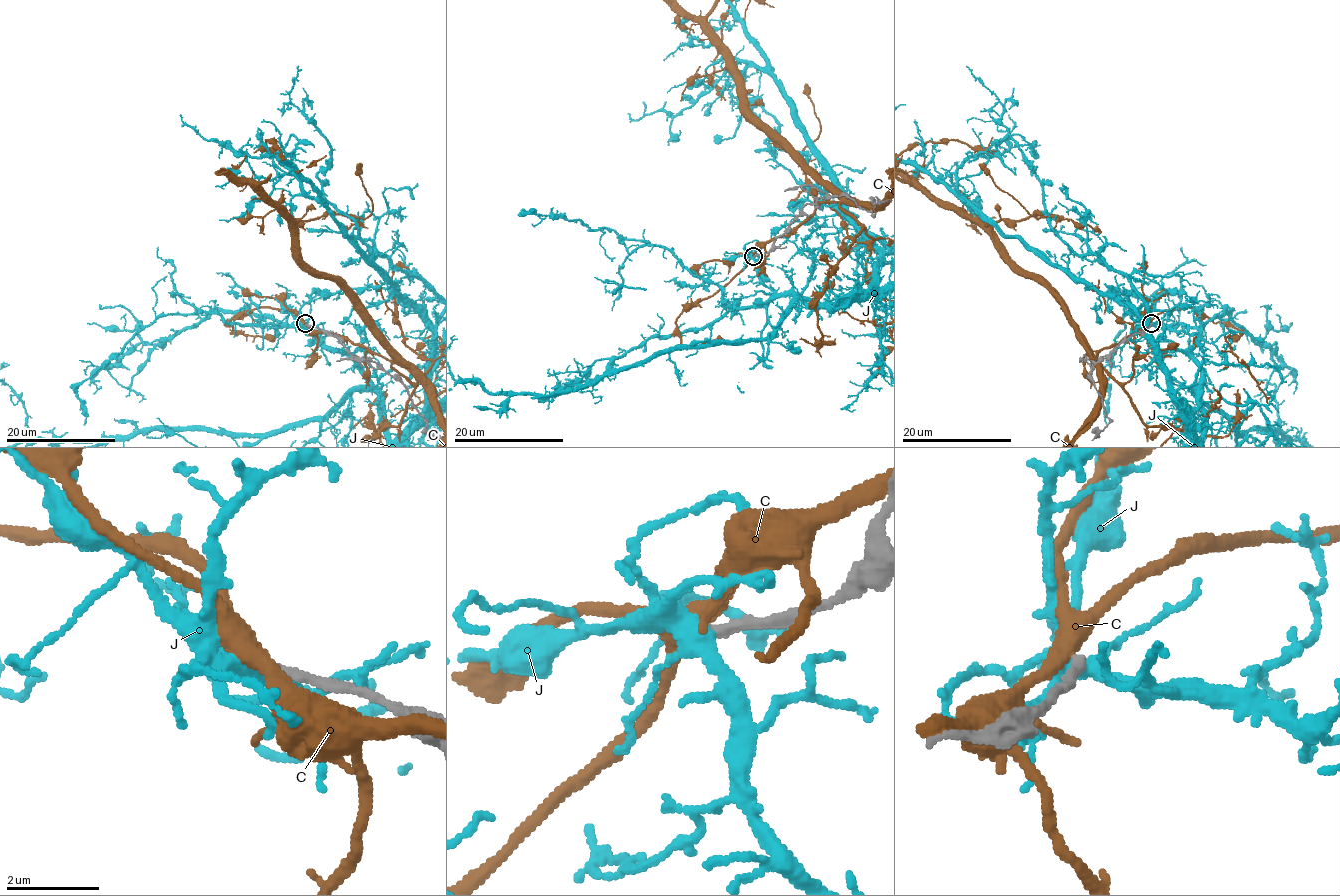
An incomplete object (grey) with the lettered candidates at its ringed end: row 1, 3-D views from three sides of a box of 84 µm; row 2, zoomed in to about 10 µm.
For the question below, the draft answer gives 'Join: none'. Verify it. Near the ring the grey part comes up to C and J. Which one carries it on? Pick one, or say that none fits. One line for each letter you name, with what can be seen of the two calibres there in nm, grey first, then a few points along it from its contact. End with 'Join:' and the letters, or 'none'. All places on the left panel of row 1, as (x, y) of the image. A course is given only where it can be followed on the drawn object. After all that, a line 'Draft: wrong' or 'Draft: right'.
Join: none
Draft: right

